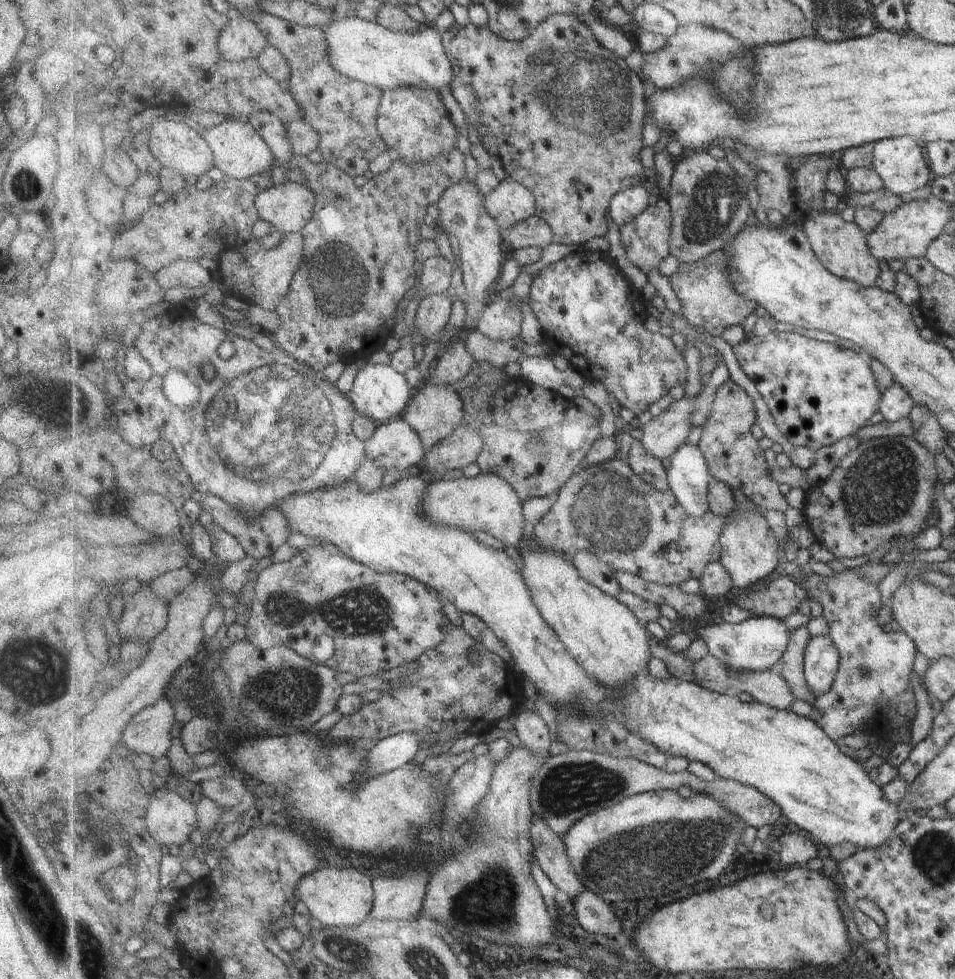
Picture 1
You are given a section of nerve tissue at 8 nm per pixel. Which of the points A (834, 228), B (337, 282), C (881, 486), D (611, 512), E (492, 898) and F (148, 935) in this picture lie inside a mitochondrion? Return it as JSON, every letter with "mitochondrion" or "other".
{"A":"other","B":"mitochondrion","C":"mitochondrion","D":"mitochondrion","E":"mitochondrion","F":"other"}

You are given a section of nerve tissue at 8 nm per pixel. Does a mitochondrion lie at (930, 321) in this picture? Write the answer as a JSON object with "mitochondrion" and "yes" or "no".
{"mitochondrion":"no"}

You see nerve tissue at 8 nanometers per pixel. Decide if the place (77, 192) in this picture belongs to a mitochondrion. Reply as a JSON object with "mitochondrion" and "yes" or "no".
{"mitochondrion":"no"}

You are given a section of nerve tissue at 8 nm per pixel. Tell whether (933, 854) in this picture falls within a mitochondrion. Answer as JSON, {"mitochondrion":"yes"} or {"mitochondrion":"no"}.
{"mitochondrion":"yes"}

